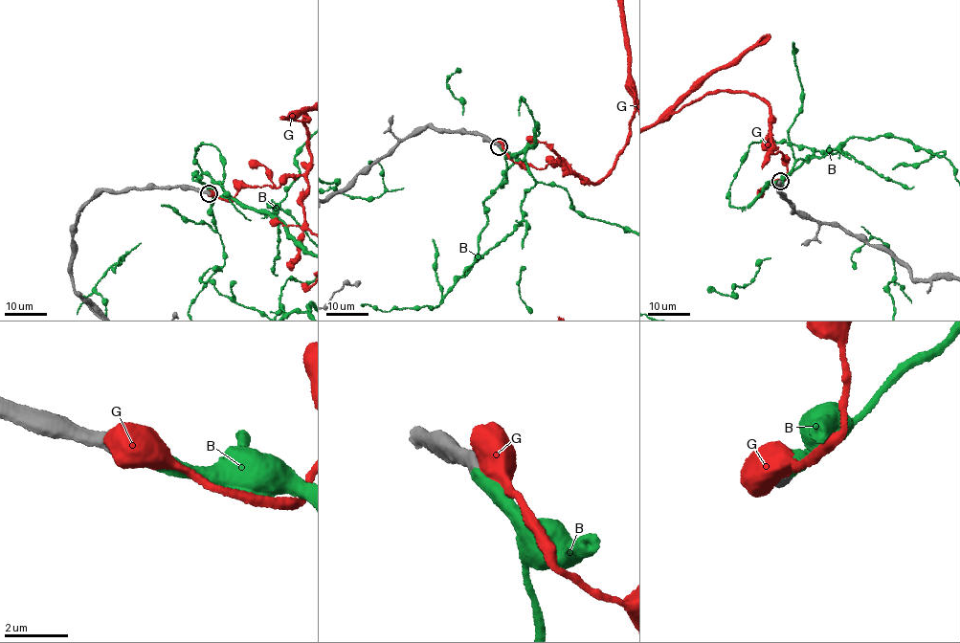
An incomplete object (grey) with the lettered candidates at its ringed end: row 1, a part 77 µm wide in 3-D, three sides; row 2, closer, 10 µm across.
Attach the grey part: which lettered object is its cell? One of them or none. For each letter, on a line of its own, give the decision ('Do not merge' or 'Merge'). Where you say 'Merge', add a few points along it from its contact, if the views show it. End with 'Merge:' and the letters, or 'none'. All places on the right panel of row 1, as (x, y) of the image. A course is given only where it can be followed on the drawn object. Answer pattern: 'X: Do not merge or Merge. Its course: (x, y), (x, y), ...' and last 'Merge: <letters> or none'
B: Merge
G: Do not merge
Merge: B

